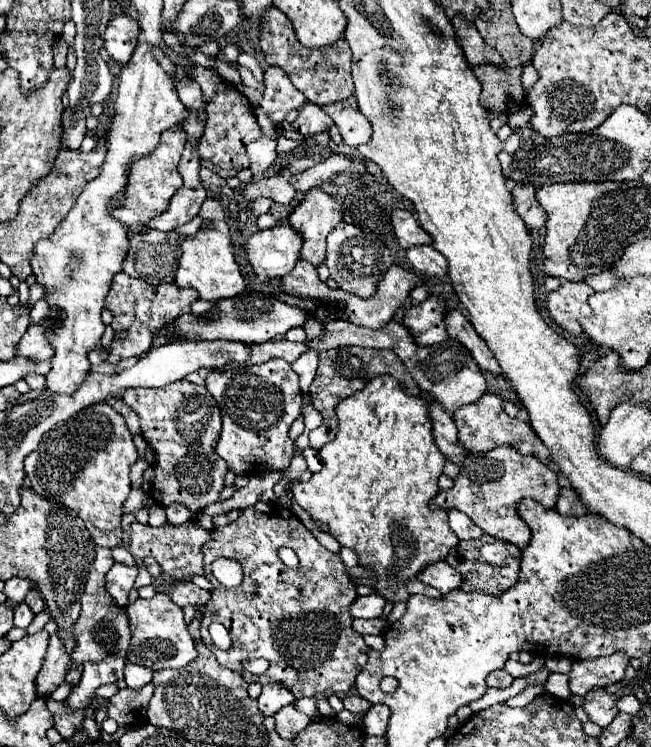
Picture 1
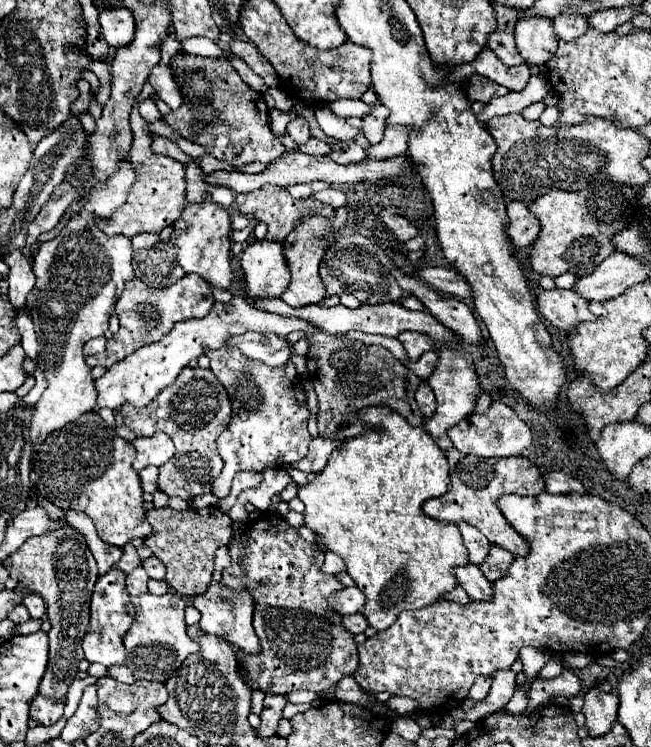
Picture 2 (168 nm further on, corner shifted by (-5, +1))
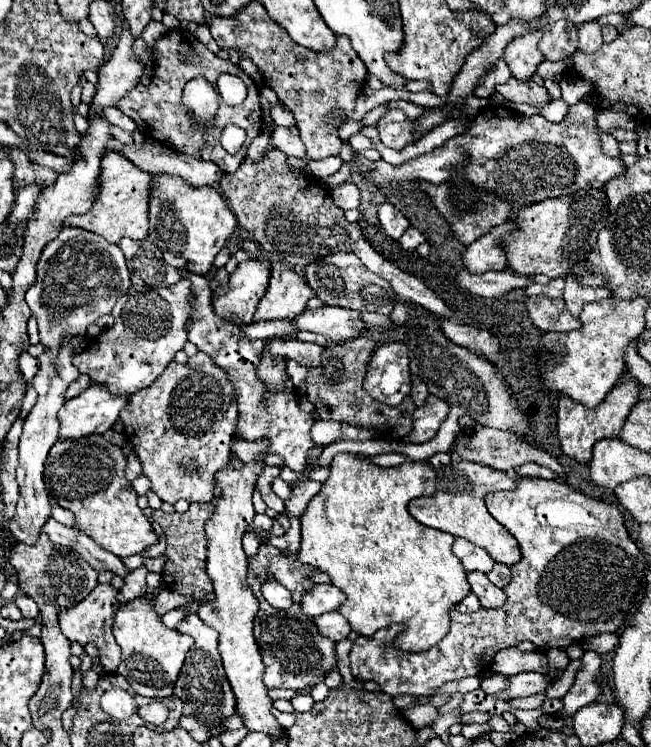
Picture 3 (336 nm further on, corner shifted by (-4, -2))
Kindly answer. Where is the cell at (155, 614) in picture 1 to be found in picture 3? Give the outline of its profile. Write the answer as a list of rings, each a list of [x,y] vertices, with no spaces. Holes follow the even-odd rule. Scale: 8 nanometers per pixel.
[[[149,596],[127,602],[116,614],[112,632],[123,652],[121,660],[125,662],[125,666],[121,666],[121,676],[127,678],[131,688],[147,698],[171,696],[183,660],[193,646],[191,636],[167,628],[161,620],[161,614],[157,614],[155,610],[155,600]]]

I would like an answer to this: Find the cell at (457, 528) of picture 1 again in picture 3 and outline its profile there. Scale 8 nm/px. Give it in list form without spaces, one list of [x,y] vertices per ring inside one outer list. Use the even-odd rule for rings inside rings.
[[[457,538],[455,540],[453,552],[461,560],[461,564],[463,564],[463,568],[467,572],[477,570],[477,572],[485,572],[487,574],[495,564],[493,558],[483,548],[479,548],[477,544],[473,544],[473,542],[465,540],[465,538]]]

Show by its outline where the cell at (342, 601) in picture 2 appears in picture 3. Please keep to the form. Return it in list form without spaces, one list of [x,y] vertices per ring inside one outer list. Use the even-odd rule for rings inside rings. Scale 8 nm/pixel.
[[[315,584],[313,592],[303,596],[303,612],[307,612],[307,616],[321,616],[325,612],[339,610],[339,604],[345,600],[347,596],[343,596],[343,592],[333,584]]]

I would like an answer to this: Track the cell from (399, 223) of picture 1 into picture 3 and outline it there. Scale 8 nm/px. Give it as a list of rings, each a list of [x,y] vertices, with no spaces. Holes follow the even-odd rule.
[[[389,202],[379,206],[379,222],[381,222],[385,234],[391,236],[393,240],[399,240],[403,236],[403,232],[409,228],[409,220]]]

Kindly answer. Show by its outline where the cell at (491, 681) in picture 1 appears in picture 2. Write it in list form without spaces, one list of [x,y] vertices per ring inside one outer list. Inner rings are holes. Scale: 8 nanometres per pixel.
[[[480,675],[480,677],[474,681],[474,685],[470,687],[468,697],[470,697],[470,699],[474,699],[474,701],[482,701],[482,699],[488,695],[490,685],[492,685],[492,679],[490,679],[490,677],[486,677],[486,675]]]

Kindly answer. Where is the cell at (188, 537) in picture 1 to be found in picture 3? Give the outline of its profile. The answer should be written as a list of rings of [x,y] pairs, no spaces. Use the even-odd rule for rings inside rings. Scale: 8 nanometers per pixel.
[[[205,502],[205,504],[191,504],[191,508],[183,514],[171,512],[165,514],[163,510],[153,512],[153,522],[157,522],[167,538],[167,548],[165,548],[165,568],[163,568],[163,584],[165,588],[179,592],[183,596],[193,596],[193,598],[205,598],[207,594],[213,592],[211,580],[205,572],[205,546],[207,546],[207,536],[205,536],[205,522],[215,514],[215,504]]]

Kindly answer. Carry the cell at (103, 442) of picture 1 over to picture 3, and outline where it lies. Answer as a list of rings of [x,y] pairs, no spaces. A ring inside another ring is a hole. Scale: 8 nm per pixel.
[[[91,434],[77,440],[57,440],[43,472],[51,498],[75,514],[77,528],[103,550],[121,558],[141,554],[159,540],[151,520],[137,506],[137,494],[125,478],[125,464],[127,458],[119,446],[107,442],[101,434]]]

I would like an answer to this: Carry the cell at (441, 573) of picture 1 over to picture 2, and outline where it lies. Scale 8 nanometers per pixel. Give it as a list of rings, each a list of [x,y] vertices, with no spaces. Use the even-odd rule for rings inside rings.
[[[464,565],[456,569],[456,577],[460,587],[466,589],[466,593],[470,595],[470,599],[474,601],[490,601],[492,599],[492,583],[480,573],[478,565]]]

